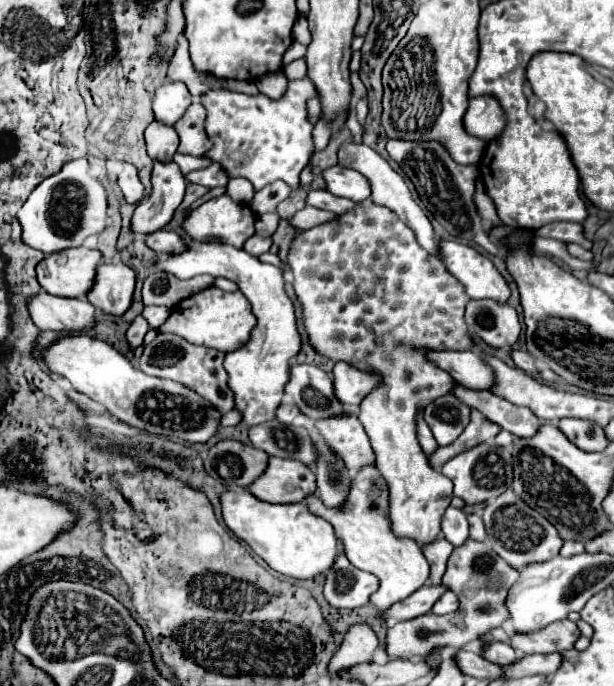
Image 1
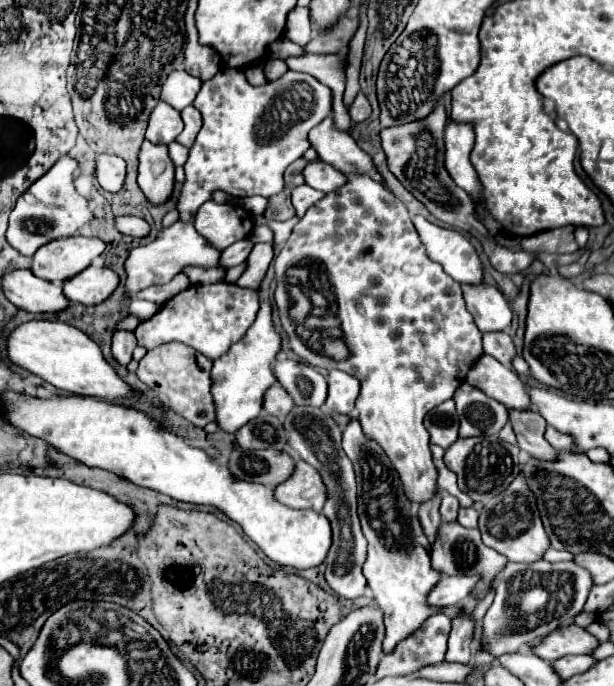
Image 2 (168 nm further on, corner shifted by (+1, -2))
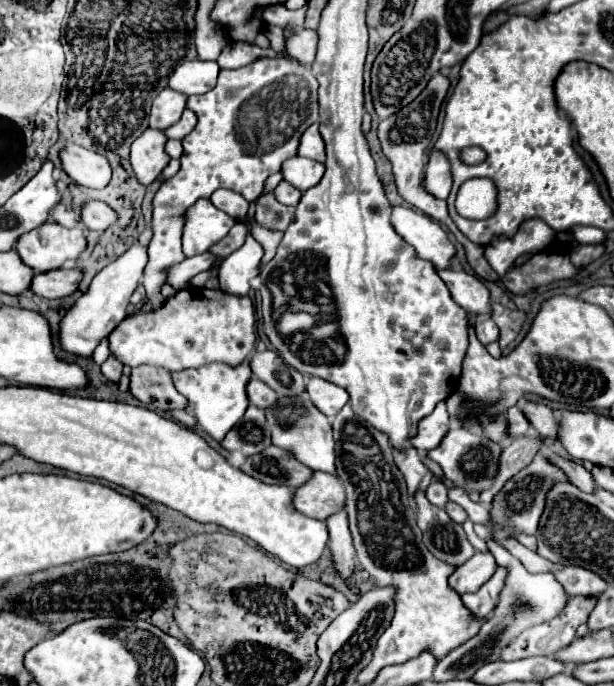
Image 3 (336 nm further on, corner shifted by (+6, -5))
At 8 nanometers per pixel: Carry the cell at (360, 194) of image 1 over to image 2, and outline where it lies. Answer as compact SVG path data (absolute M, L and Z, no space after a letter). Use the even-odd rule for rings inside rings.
M323 161L307 163L307 167L303 169L303 177L305 177L305 183L309 187L313 187L321 193L335 191L347 181L347 177L341 171L337 171L333 165L323 163Z

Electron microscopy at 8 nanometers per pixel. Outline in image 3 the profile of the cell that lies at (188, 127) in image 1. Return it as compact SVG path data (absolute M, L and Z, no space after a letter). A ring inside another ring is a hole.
M184 110L182 118L172 128L168 128L164 134L170 140L182 140L182 138L186 138L194 130L194 126L196 126L196 114L190 112L190 110Z

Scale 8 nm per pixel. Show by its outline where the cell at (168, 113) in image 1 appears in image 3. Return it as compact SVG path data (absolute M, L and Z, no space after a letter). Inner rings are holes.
M202 60L184 62L172 72L172 76L168 80L168 88L176 90L184 96L206 94L208 90L214 88L218 72L220 72L220 68L216 62L202 62Z

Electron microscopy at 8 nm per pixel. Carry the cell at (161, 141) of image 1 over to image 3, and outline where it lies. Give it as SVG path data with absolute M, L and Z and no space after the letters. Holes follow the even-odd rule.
M164 88L152 104L150 128L158 128L164 132L166 128L170 128L172 124L176 124L180 120L184 108L186 108L186 96L180 96L178 92Z

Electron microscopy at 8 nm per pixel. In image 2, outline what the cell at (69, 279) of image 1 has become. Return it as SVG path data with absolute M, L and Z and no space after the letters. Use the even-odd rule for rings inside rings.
M61 237L59 241L49 241L49 245L37 249L31 259L31 271L45 281L63 283L89 267L95 257L103 255L103 251L105 243L97 237Z

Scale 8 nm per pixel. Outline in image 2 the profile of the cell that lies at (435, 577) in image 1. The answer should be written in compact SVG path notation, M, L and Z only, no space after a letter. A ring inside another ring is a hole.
M437 489L437 497L433 497L433 501L425 501L425 505L419 505L419 521L421 521L421 525L423 525L431 543L435 541L437 527L441 523L439 503L441 503L441 489Z

